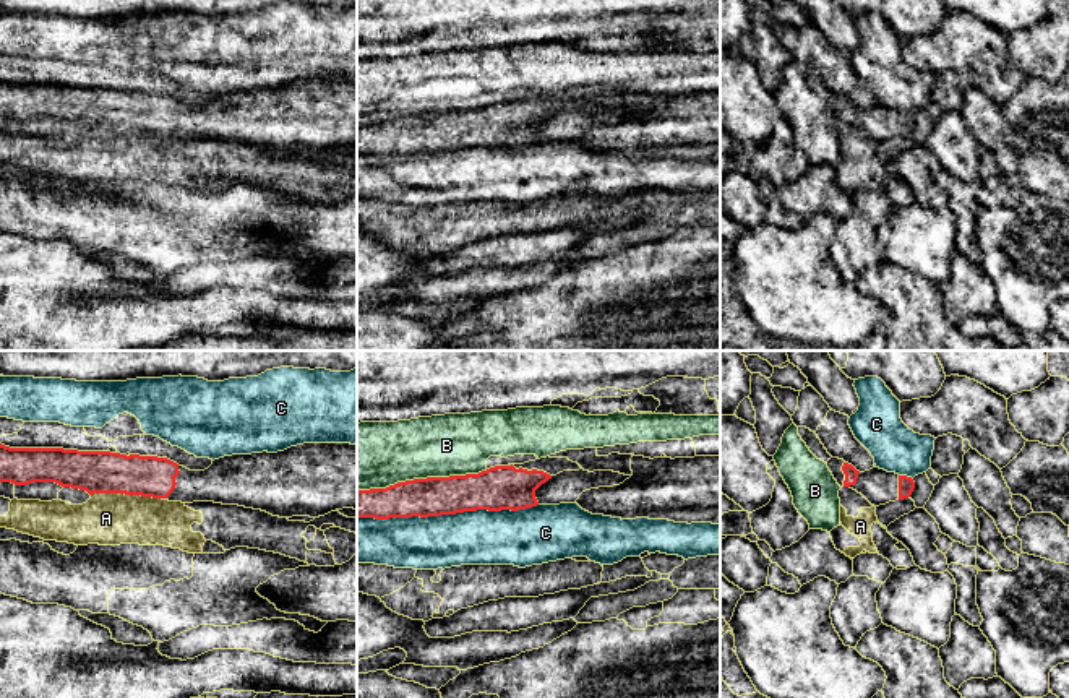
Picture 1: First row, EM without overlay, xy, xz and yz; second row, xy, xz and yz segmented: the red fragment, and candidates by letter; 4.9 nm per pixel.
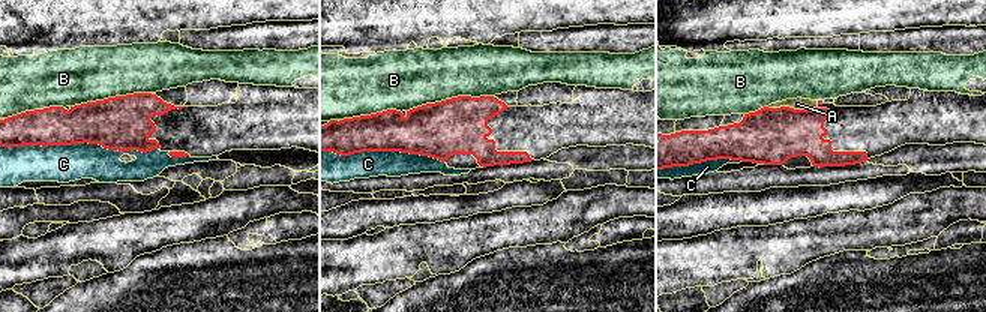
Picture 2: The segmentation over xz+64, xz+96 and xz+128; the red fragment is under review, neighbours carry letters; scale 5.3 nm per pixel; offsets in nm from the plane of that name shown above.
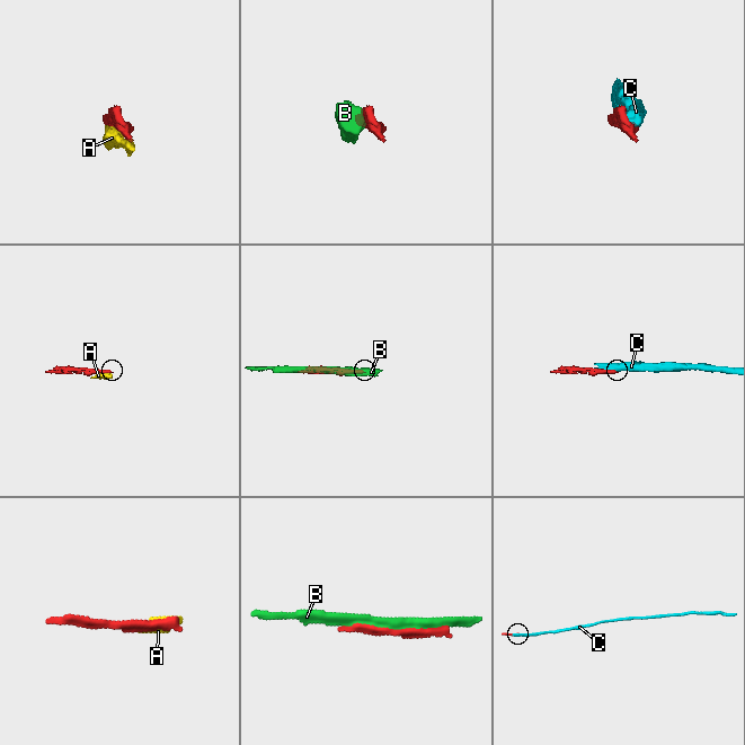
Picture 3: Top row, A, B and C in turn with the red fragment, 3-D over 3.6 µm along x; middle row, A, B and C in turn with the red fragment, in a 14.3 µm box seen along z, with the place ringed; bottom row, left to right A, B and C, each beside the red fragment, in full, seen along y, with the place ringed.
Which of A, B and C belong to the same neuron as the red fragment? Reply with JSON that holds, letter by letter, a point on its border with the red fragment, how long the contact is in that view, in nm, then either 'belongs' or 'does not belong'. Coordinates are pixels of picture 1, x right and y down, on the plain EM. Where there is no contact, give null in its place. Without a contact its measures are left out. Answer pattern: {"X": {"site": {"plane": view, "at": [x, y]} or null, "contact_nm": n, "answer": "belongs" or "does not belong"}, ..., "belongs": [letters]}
{"A": {"site": {"plane": "xy", "at": [127, 130]}, "contact_nm": 360, "answer": "does not belong"}, "B": {"site": {"plane": "xz", "at": [422, 116]}, "contact_nm": 650, "answer": "does not belong"}, "C": {"site": {"plane": "xz", "at": [446, 150]}, "contact_nm": 900, "answer": "does not belong"}, "belongs": []}

